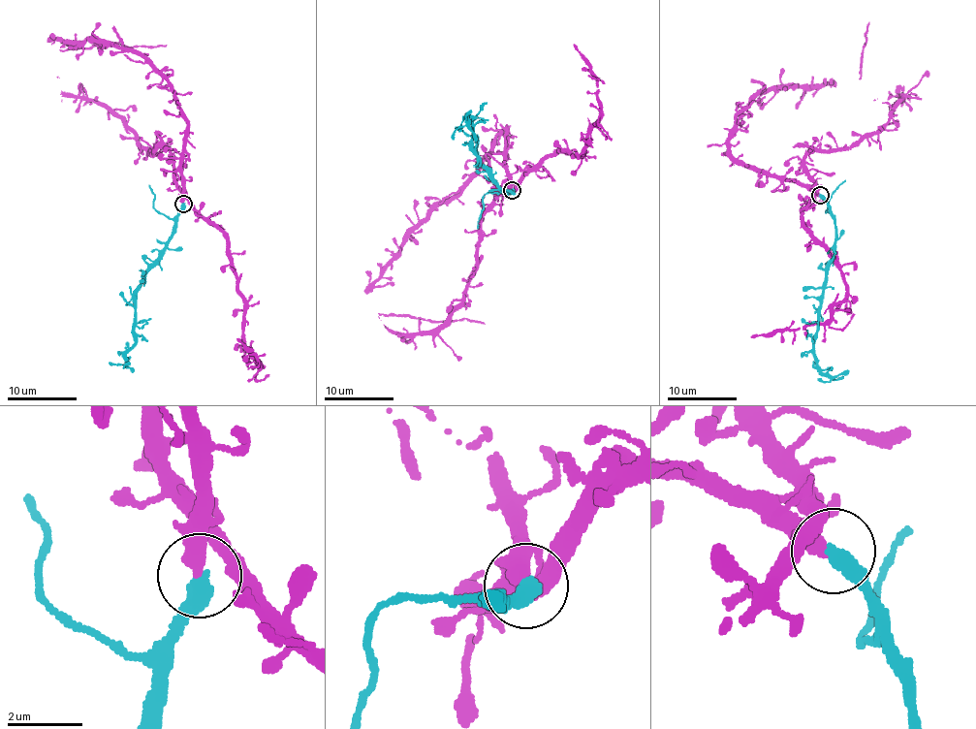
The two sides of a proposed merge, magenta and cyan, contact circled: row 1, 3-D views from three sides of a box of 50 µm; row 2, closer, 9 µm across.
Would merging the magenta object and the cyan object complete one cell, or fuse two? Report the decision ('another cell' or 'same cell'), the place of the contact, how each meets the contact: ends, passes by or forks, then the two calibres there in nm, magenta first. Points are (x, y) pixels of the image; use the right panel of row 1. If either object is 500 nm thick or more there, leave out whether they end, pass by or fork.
same cell; at (820, 195); magenta ends there; cyan ends there; 420 nm thick on the magenta side, 480 nm on the other

